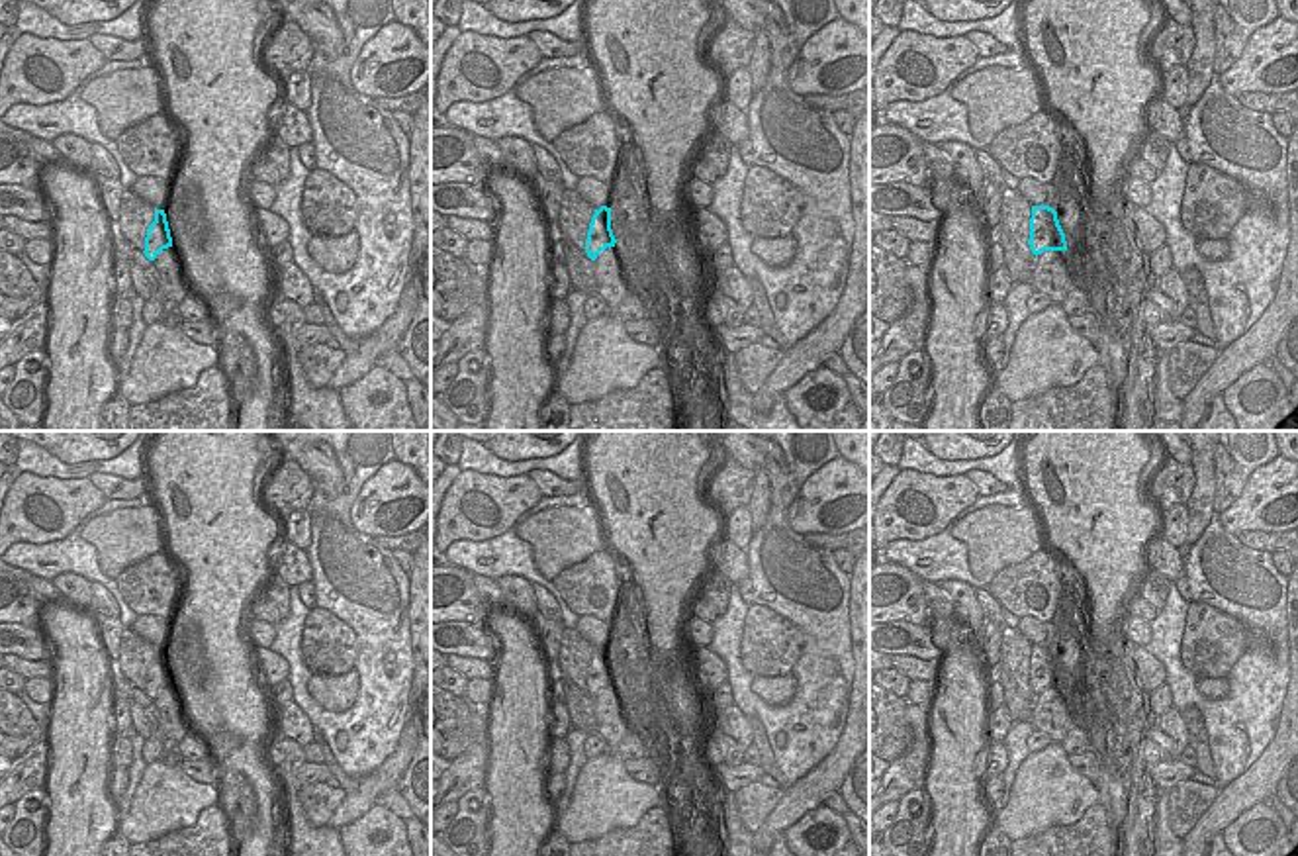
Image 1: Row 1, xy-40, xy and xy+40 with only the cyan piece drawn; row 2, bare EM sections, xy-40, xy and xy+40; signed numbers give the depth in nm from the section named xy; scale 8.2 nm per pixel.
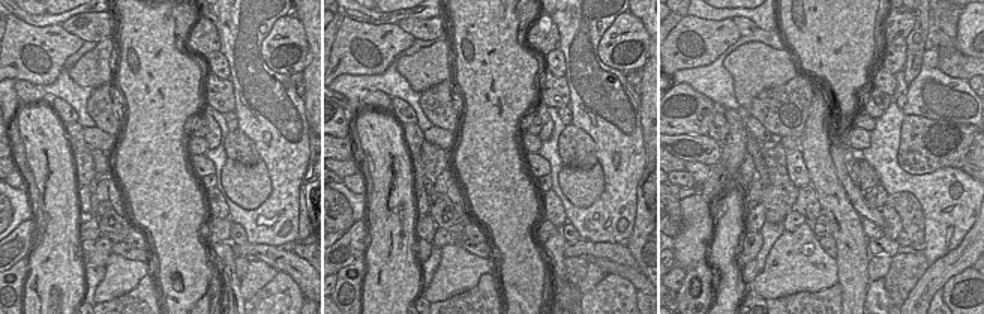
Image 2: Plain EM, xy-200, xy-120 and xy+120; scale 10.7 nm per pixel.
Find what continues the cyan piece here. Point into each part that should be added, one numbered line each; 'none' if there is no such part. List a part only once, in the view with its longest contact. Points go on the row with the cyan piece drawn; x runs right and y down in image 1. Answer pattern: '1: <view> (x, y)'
none

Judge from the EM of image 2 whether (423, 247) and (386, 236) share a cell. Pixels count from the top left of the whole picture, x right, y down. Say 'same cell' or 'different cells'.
different cells

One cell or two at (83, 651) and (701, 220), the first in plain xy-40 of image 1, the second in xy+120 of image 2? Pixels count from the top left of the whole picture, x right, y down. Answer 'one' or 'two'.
two

